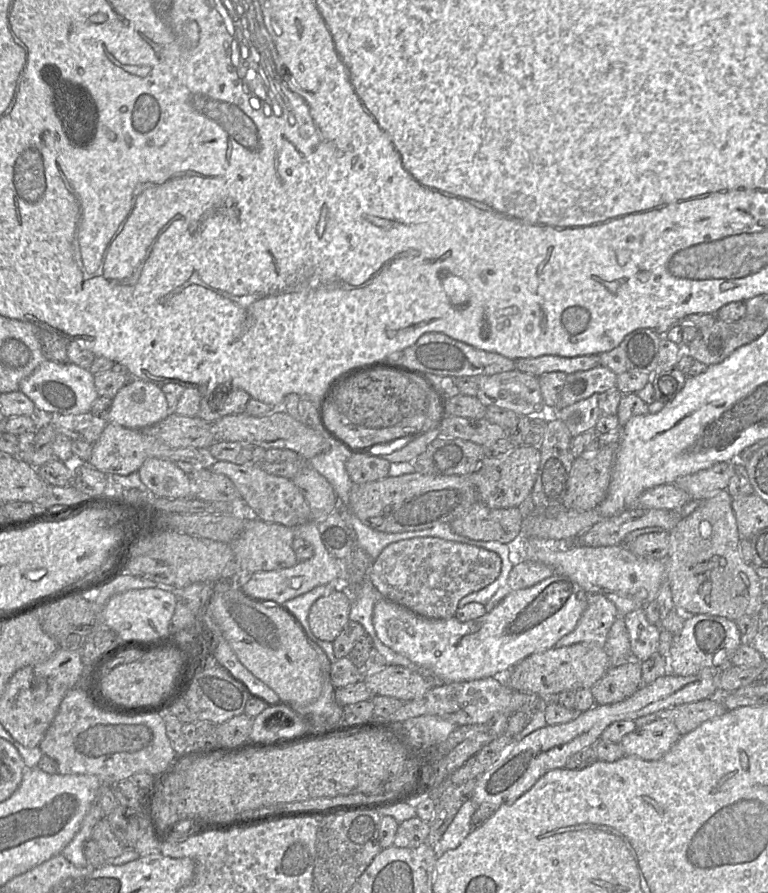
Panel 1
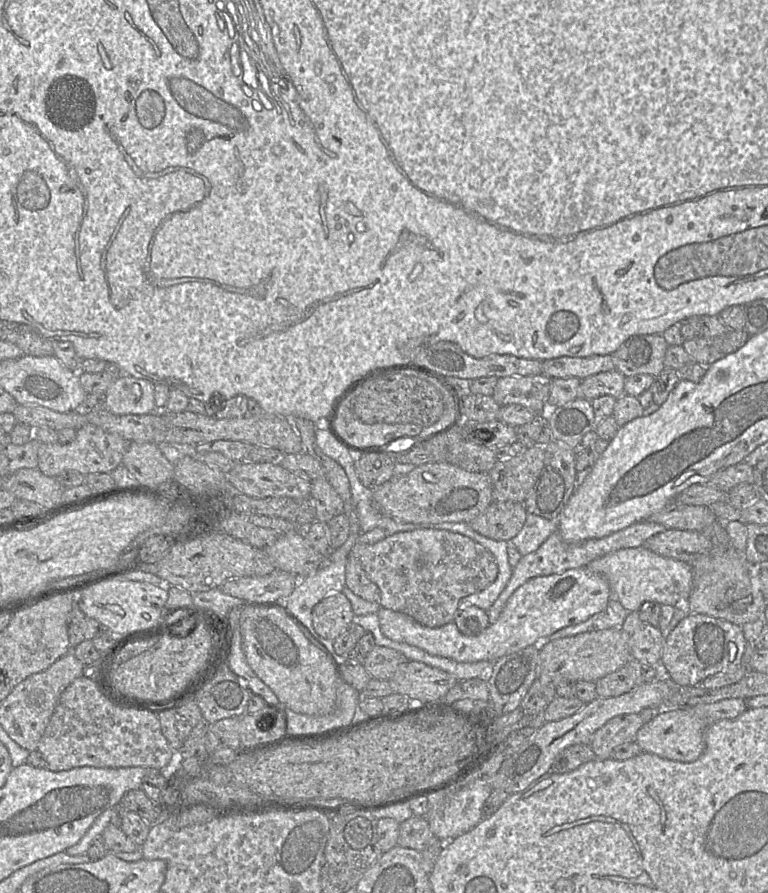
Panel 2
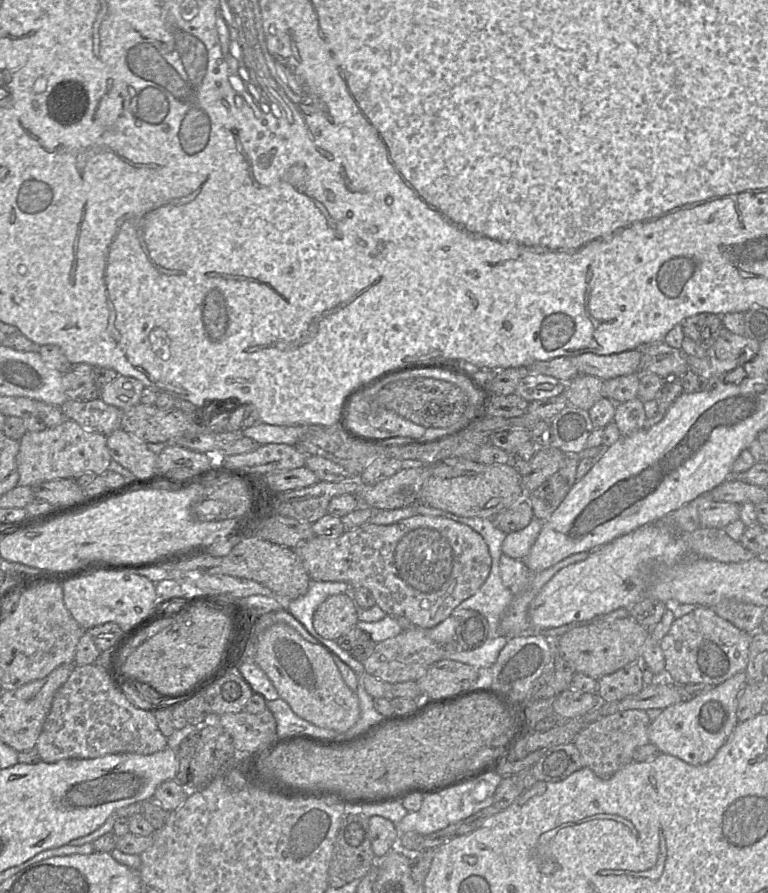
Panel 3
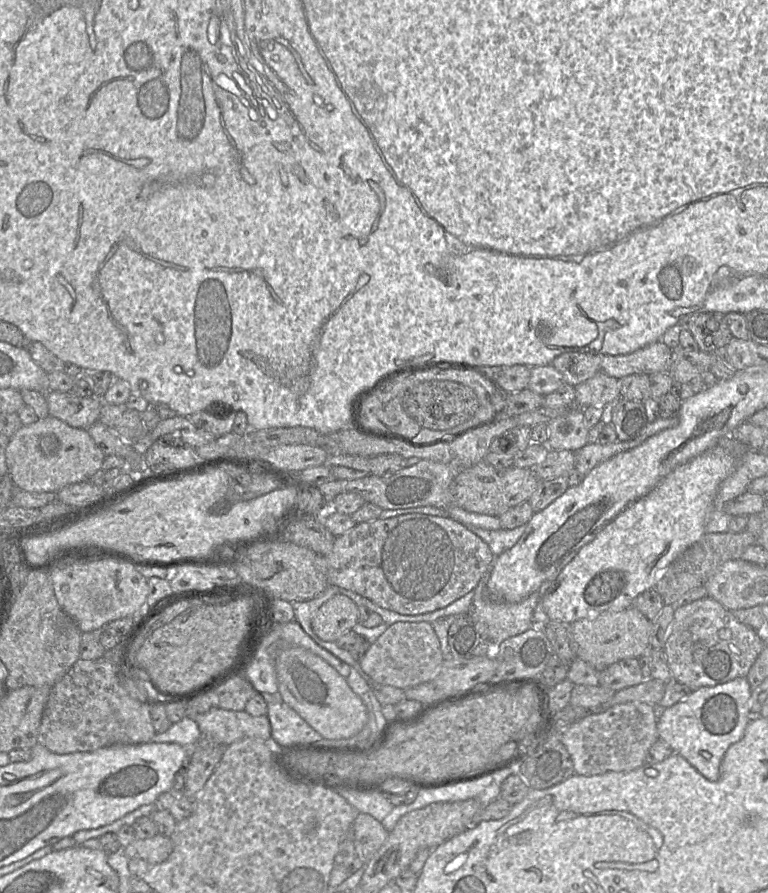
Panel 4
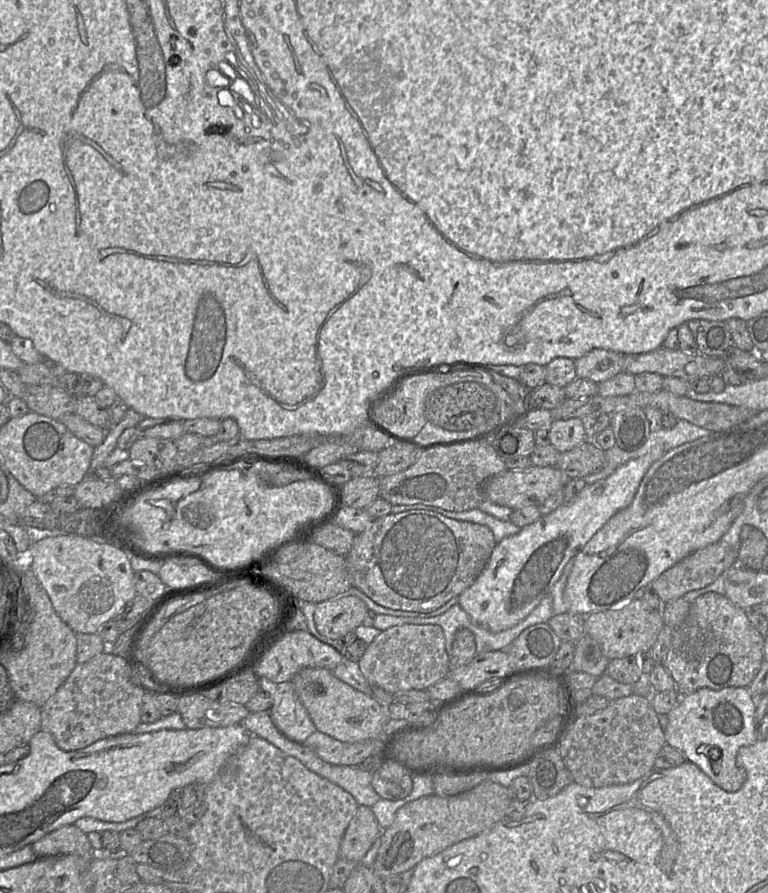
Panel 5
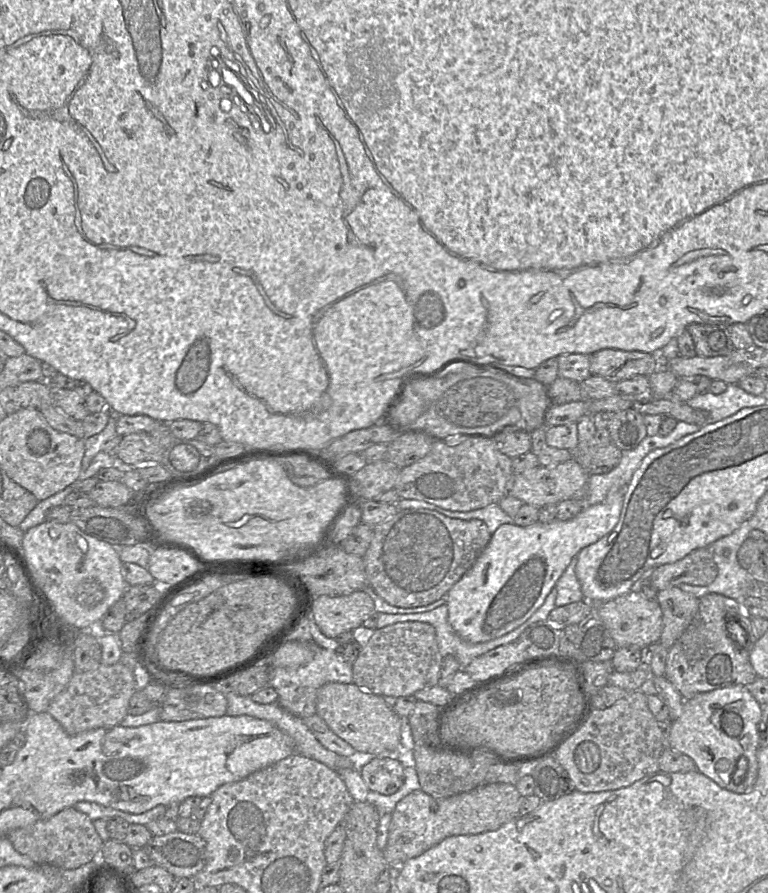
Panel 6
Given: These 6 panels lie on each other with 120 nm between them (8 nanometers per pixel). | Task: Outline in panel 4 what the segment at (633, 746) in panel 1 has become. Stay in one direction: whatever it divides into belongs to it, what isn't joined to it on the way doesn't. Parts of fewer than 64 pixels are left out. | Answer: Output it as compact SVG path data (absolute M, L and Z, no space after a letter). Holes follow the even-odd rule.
M747 678L713 687L700 687L687 697L665 709L657 721L659 739L664 741L674 752L682 756L703 777L710 782L720 778L720 764L727 749L740 741L751 719L749 699L750 685Z

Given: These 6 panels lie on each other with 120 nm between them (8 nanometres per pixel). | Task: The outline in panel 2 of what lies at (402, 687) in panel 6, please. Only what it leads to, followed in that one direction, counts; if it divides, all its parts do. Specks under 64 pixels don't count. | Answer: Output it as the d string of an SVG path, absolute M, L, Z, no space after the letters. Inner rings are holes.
M375 646L363 666L372 678L390 680L403 663L409 661L403 654L388 647Z

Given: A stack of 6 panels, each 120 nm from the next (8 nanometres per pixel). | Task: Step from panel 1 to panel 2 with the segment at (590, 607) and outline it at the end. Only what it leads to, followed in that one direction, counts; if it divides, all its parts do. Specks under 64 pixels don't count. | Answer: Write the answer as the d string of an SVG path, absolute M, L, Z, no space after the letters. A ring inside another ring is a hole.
M611 597L604 610L592 615L584 622L567 626L556 631L555 633L548 636L546 640L553 641L585 632L621 628L628 613L629 612L617 599Z

